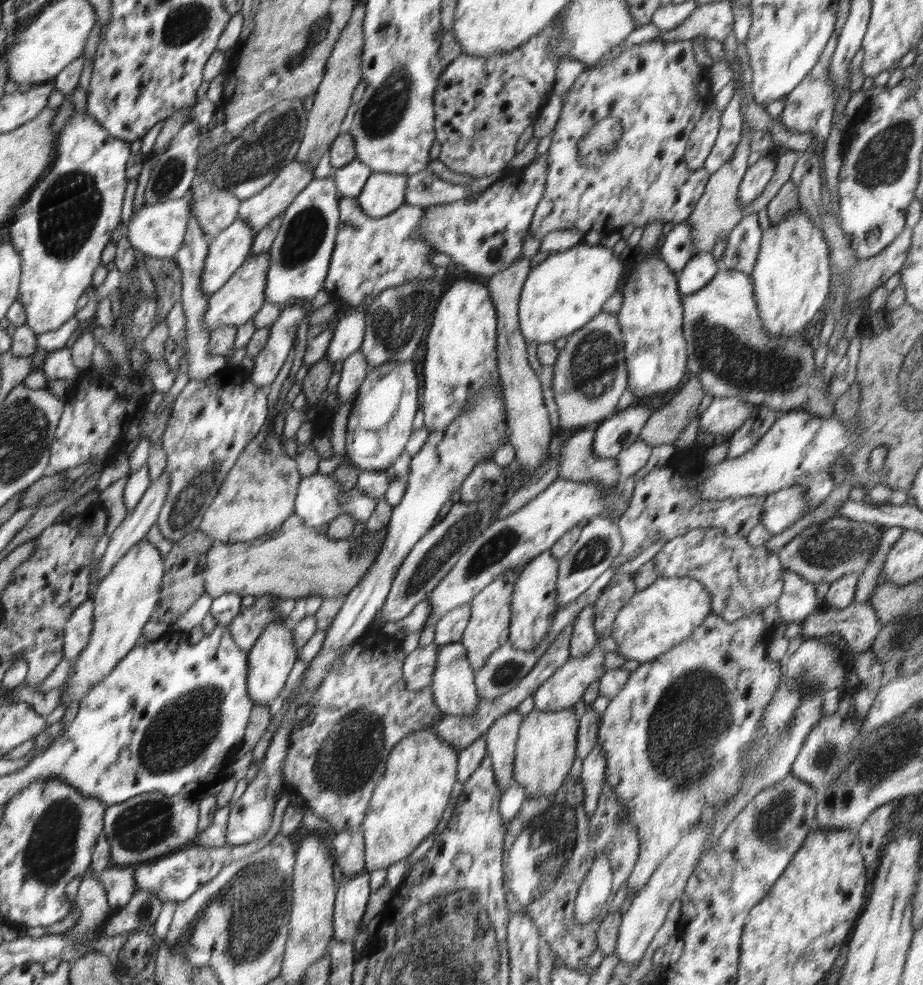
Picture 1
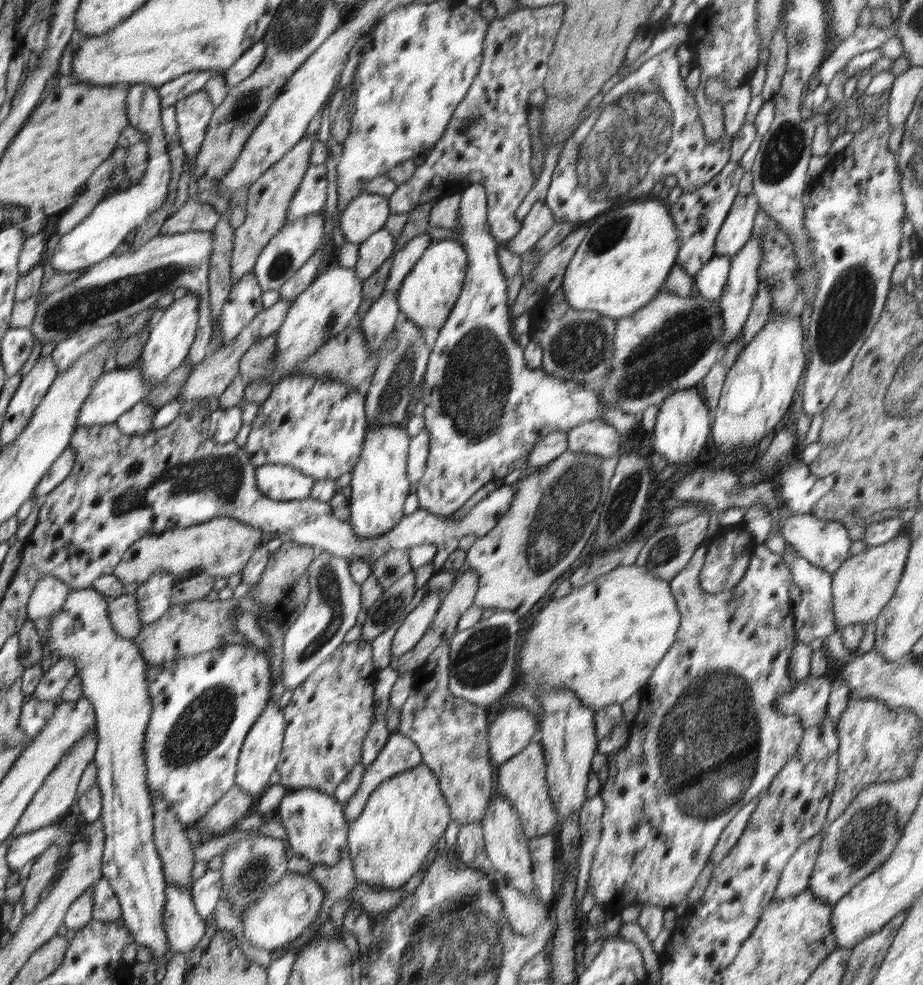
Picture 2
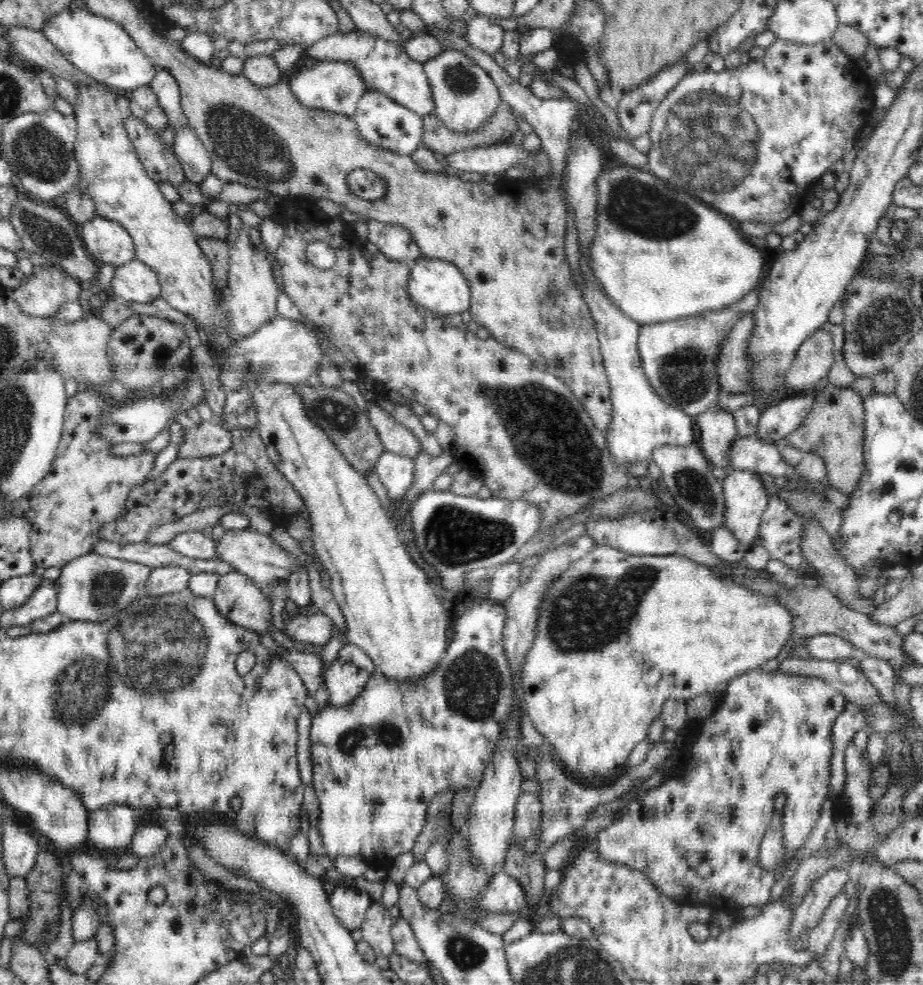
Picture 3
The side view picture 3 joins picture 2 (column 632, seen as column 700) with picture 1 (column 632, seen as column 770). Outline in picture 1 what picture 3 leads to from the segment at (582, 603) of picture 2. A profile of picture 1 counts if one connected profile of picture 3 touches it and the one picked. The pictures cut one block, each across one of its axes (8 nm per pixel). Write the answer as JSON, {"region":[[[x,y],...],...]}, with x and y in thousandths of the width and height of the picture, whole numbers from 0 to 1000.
{"region":[[[713,586],[700,598],[696,598],[672,619],[663,635],[663,645],[670,656],[670,664],[678,670],[703,673],[741,652],[763,632],[770,621],[769,603],[756,589],[748,586]]]}

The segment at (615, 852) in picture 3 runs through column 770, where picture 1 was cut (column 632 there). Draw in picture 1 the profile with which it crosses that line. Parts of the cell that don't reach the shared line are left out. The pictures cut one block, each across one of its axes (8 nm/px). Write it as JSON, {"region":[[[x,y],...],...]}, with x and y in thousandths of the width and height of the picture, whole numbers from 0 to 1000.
{"region":[[[828,620],[813,622],[813,624],[808,624],[802,630],[796,630],[795,632],[789,632],[780,625],[771,622],[765,626],[763,632],[741,652],[732,654],[732,656],[713,666],[709,671],[696,673],[689,680],[681,683],[680,690],[675,694],[675,697],[661,710],[654,727],[651,729],[647,755],[652,760],[658,778],[655,793],[664,799],[665,806],[670,809],[675,823],[679,824],[679,830],[688,839],[692,849],[693,865],[687,882],[678,893],[680,907],[685,902],[689,903],[689,907],[685,910],[686,912],[699,899],[701,893],[709,887],[709,884],[715,881],[717,873],[722,873],[720,869],[733,859],[736,853],[754,836],[761,832],[759,826],[764,816],[767,815],[768,819],[776,820],[784,813],[795,810],[797,804],[802,802],[804,792],[806,792],[805,776],[807,774],[805,772],[809,769],[813,754],[816,754],[816,749],[821,745],[821,741],[826,739],[826,727],[828,727],[829,717],[842,702],[842,694],[846,687],[846,678],[850,673],[849,670],[837,672],[831,668],[830,660],[834,645],[835,642],[830,641],[830,635],[828,635]]]}

